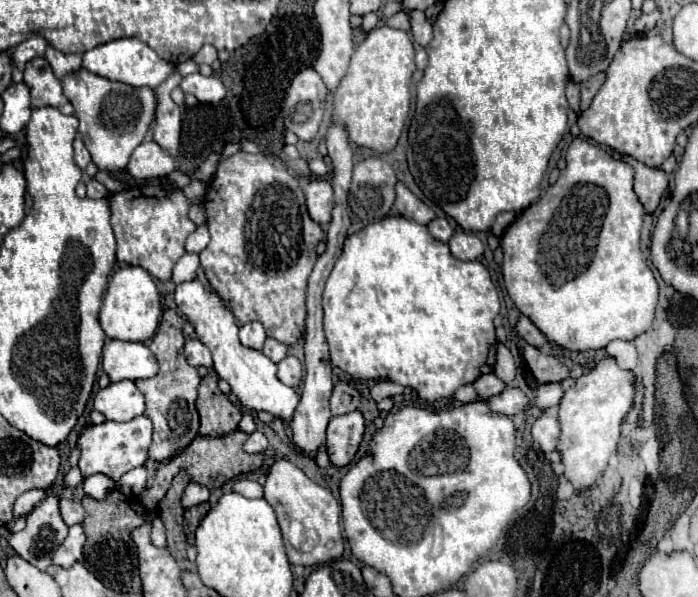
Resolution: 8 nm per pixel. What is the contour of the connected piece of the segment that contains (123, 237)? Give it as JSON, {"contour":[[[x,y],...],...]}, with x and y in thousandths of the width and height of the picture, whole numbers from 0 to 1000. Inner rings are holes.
{"contour":[[[226,313],[223,330],[201,327],[189,337],[181,337],[181,320],[155,327],[160,350],[160,384],[166,397],[166,434],[172,444],[198,444],[209,451],[229,471],[246,464],[249,441],[266,424],[264,404],[281,384],[269,367],[272,340],[264,330],[261,317],[252,313]]]}

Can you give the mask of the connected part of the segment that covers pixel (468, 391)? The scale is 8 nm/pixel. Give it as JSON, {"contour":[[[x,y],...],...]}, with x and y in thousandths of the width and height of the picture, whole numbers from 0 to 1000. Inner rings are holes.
{"contour":[[[676,643],[658,650],[653,658],[650,658],[650,668],[659,672],[659,675],[673,675],[673,672],[691,670],[682,658],[681,652],[676,652]]]}

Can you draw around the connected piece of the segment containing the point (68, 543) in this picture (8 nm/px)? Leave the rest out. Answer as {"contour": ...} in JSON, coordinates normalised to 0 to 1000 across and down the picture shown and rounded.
{"contour":[[[106,879],[106,883],[100,886],[95,906],[83,916],[83,923],[80,923],[80,930],[77,930],[74,940],[77,940],[80,946],[92,950],[92,953],[103,950],[109,940],[119,940],[120,906],[123,906],[123,896],[120,896],[117,879]]]}

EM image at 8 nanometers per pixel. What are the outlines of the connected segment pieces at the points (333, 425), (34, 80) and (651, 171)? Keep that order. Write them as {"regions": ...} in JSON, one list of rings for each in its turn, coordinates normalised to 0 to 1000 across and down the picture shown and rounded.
{"regions":[[[[516,688],[476,698],[470,709],[470,739],[467,739],[473,772],[481,782],[499,779],[507,769],[519,732],[521,732],[521,698]]],[[[63,95],[46,99],[34,116],[34,139],[46,159],[46,183],[52,179],[80,179],[89,189],[106,189],[106,179],[92,162],[89,139],[74,126],[69,102]]],[[[894,263],[911,286],[908,293],[908,320],[914,327],[914,333],[923,340],[926,347],[926,357],[937,357],[943,340],[946,340],[946,330],[951,327],[954,313],[957,313],[957,290],[948,286],[948,283],[940,283],[940,280],[928,280],[905,263]]]]}

